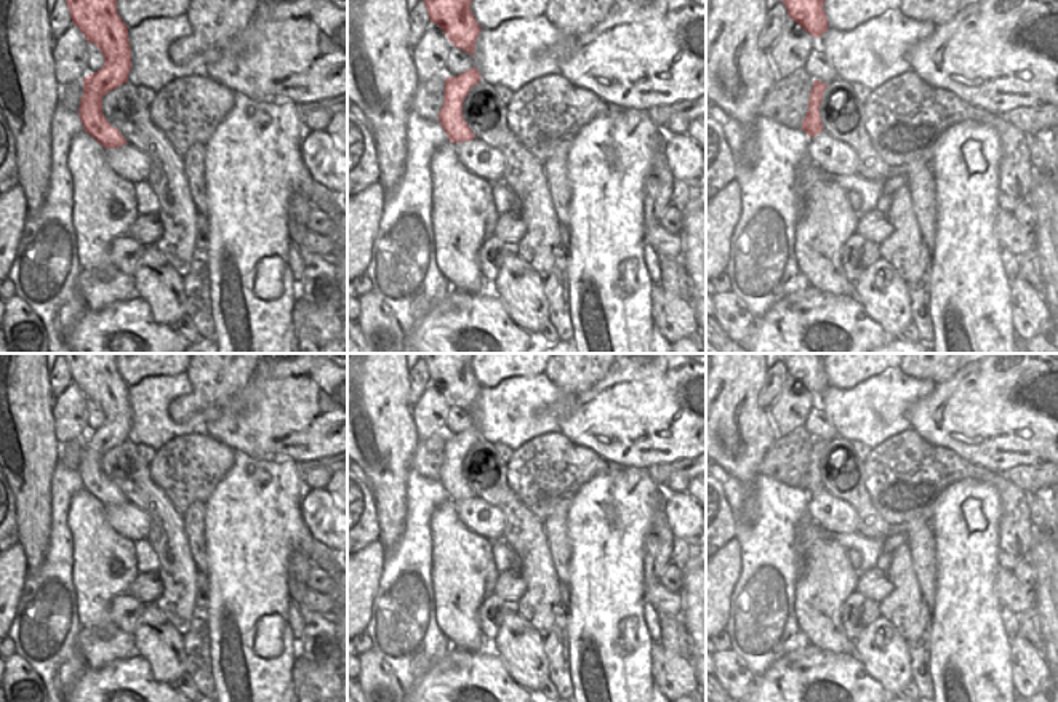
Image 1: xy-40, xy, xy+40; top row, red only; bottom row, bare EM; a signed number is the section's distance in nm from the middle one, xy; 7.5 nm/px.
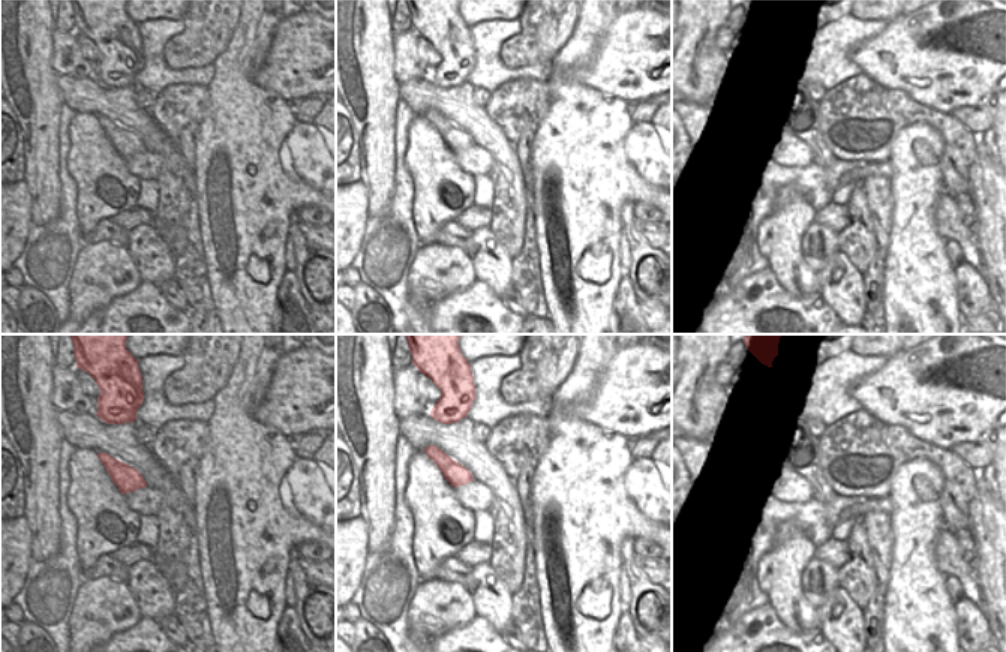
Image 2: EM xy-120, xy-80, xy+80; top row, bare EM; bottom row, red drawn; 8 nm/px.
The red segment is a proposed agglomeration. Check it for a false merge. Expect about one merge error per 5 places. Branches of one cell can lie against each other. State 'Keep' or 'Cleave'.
Keep

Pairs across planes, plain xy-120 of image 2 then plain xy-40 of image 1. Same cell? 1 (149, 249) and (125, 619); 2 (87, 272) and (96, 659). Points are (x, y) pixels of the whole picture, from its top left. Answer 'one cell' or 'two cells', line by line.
1: two cells
2: one cell

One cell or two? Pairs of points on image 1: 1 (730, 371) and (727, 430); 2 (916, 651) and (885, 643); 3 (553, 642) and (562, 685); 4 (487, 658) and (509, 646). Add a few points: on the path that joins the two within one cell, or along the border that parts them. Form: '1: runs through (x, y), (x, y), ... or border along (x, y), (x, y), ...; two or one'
1: runs through (730, 386), (727, 416); one
2: border along (905, 642), (909, 651), (911, 680); two
3: runs through (557, 653), (559, 674); one
4: border along (490, 645), (503, 661), (508, 675), (517, 685); two

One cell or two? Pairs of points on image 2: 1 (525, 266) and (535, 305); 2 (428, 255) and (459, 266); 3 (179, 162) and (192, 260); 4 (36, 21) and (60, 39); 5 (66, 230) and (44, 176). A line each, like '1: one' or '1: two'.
1: one
2: one
3: one
4: two
5: two

